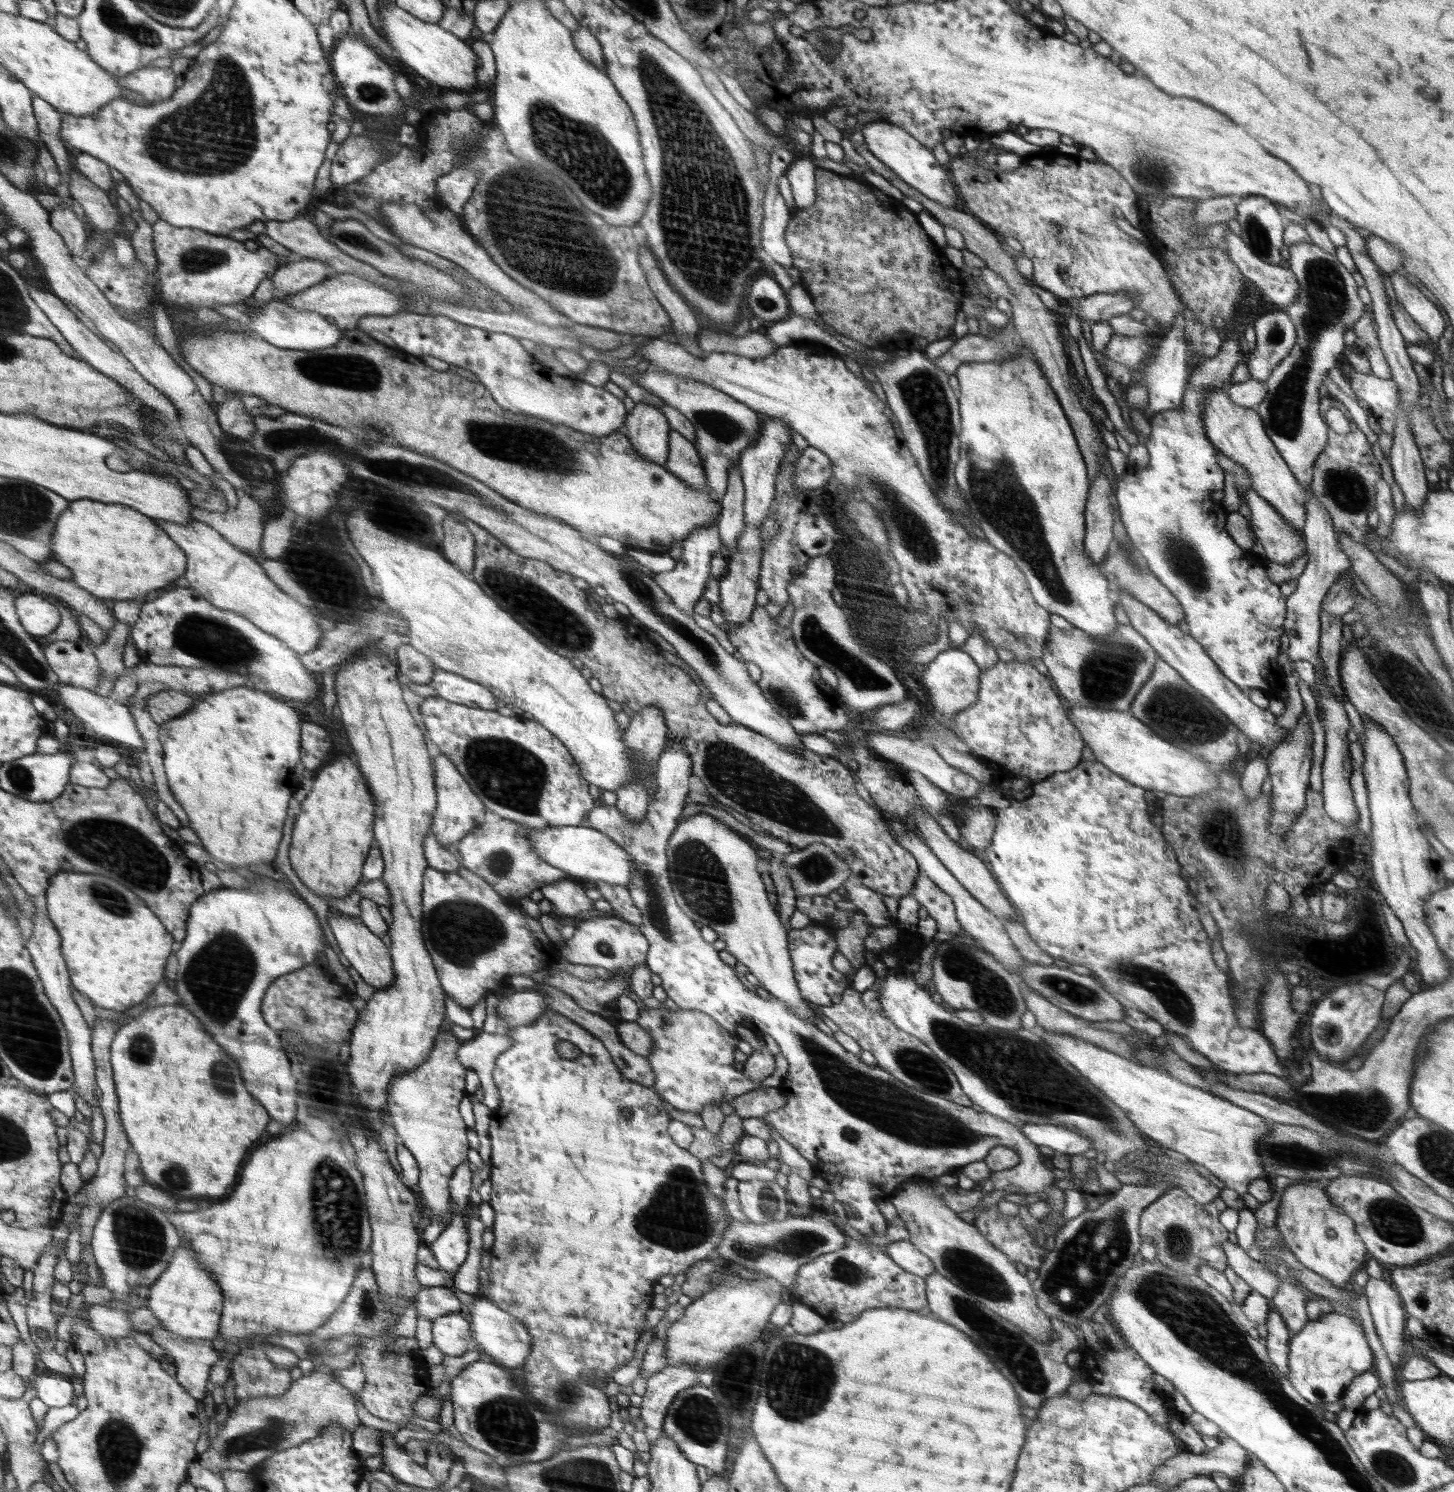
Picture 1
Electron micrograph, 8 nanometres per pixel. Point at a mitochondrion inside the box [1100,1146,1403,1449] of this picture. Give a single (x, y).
(1178, 1240)

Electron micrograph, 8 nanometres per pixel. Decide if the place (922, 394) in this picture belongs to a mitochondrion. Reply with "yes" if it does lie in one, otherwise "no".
yes

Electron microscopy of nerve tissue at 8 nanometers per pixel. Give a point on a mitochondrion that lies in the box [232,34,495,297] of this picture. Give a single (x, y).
(353, 239)

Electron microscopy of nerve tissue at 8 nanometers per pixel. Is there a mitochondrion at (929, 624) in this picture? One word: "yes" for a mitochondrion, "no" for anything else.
no

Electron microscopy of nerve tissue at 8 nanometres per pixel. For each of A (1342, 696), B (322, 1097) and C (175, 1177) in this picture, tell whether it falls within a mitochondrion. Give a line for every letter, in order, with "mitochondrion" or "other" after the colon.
A: other
B: other
C: mitochondrion

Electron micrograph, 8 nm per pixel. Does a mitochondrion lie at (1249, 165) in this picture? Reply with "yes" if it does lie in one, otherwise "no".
no

